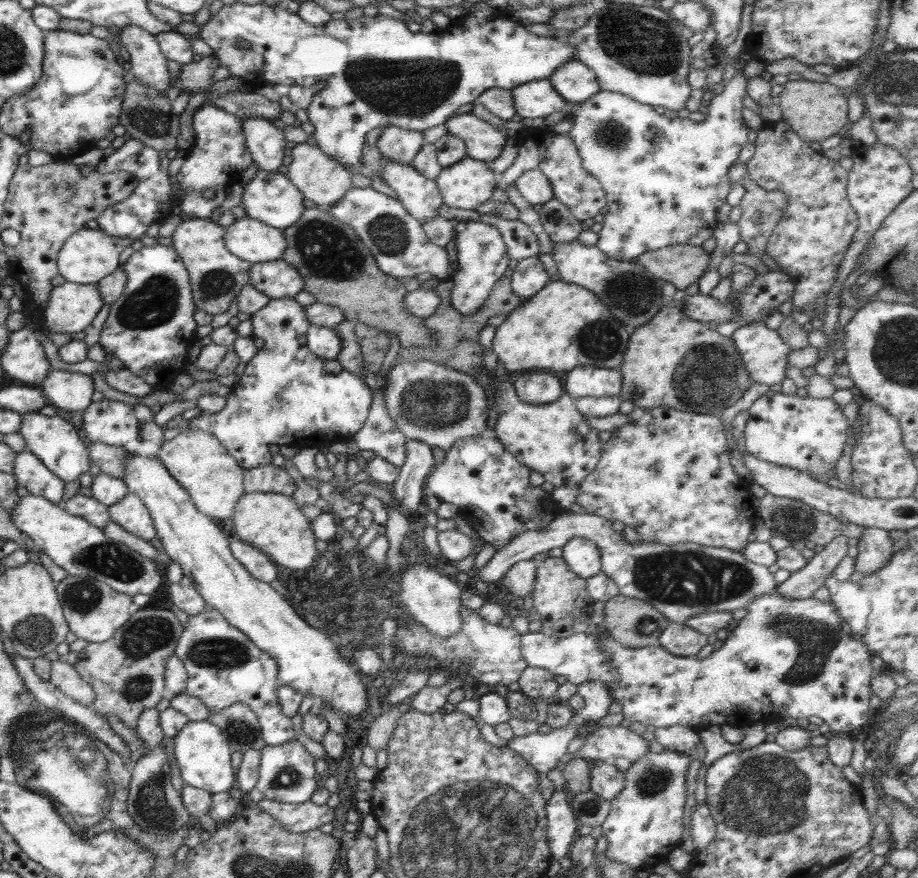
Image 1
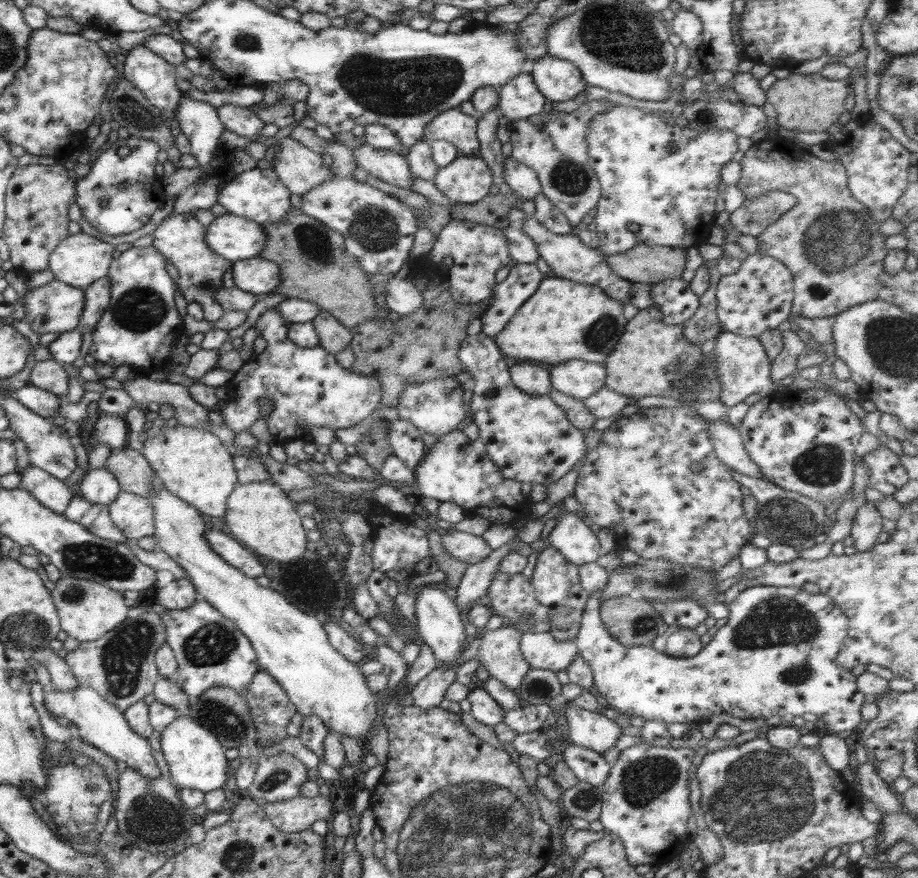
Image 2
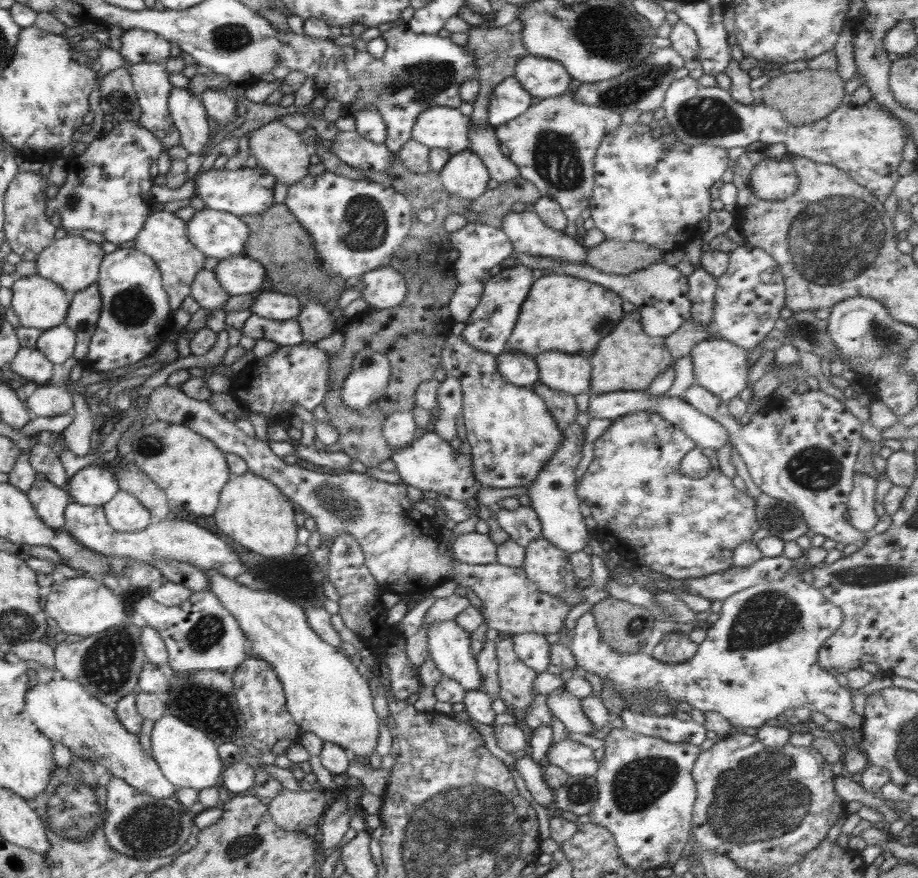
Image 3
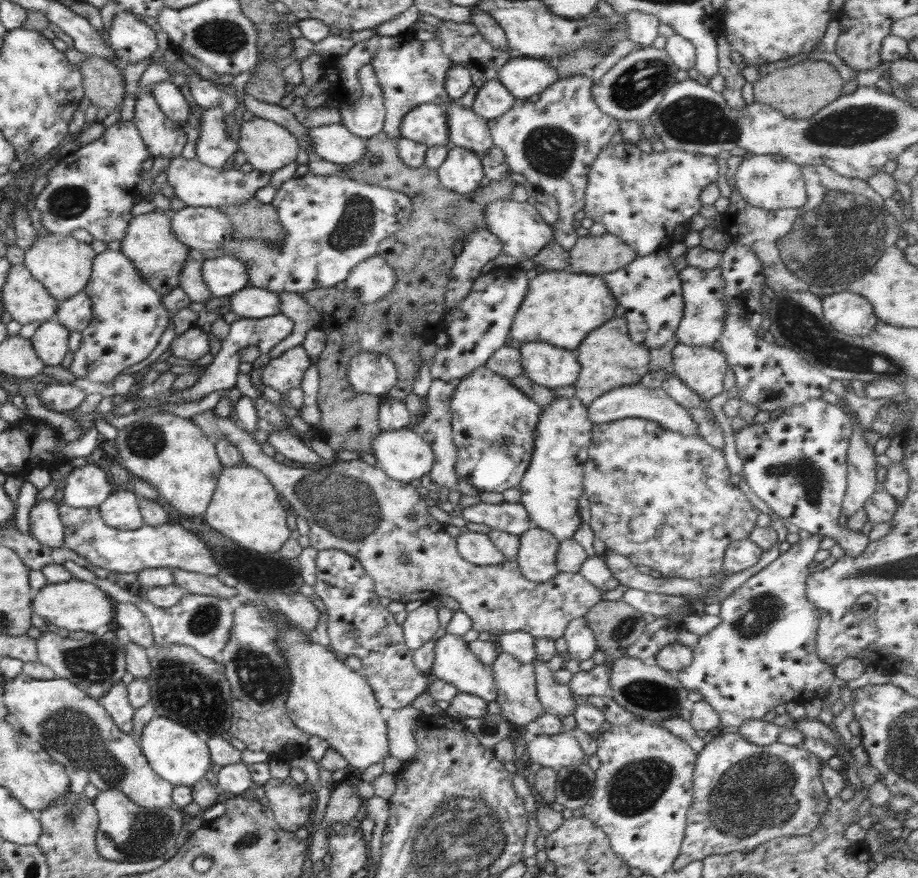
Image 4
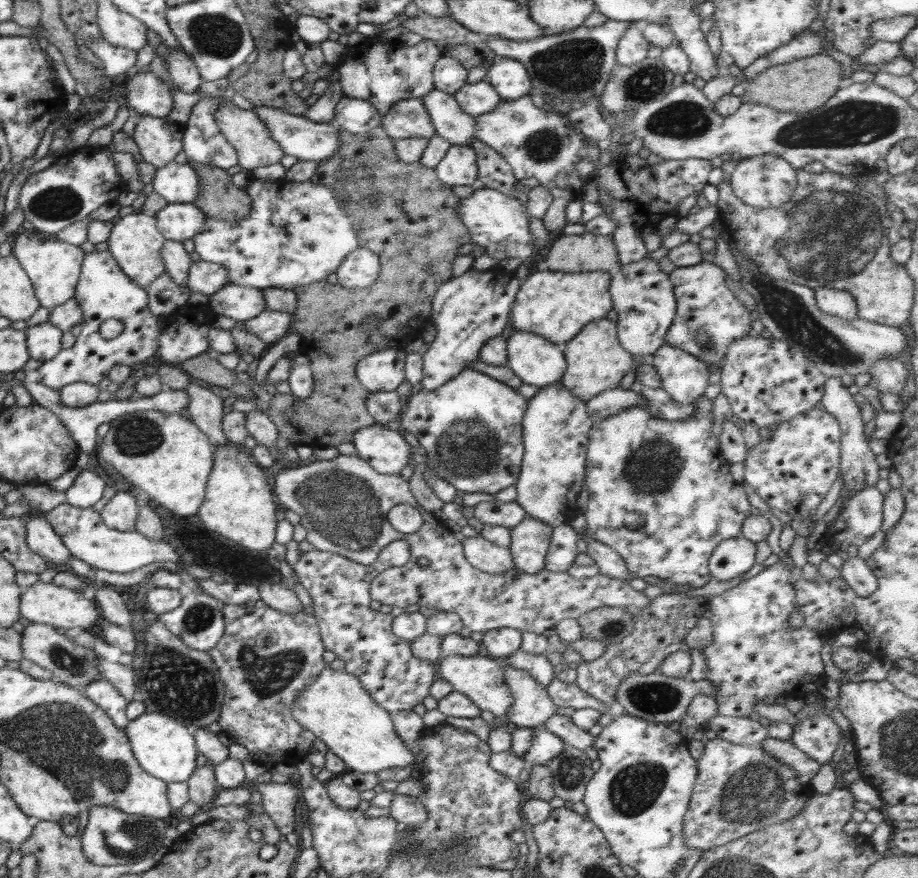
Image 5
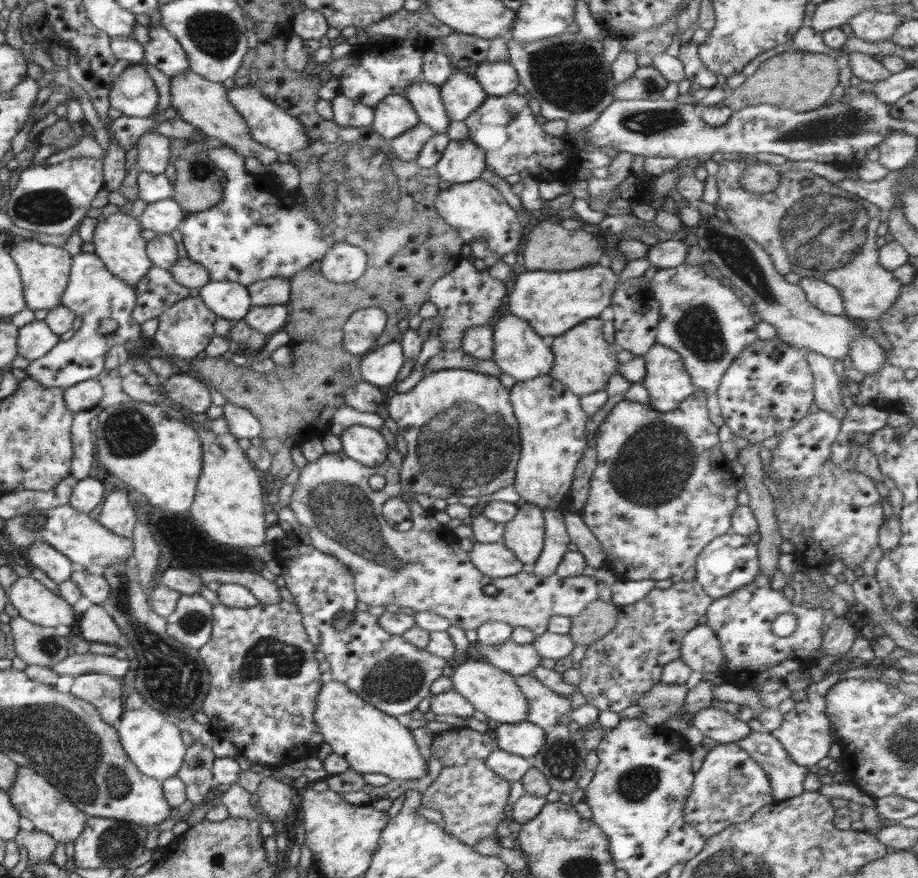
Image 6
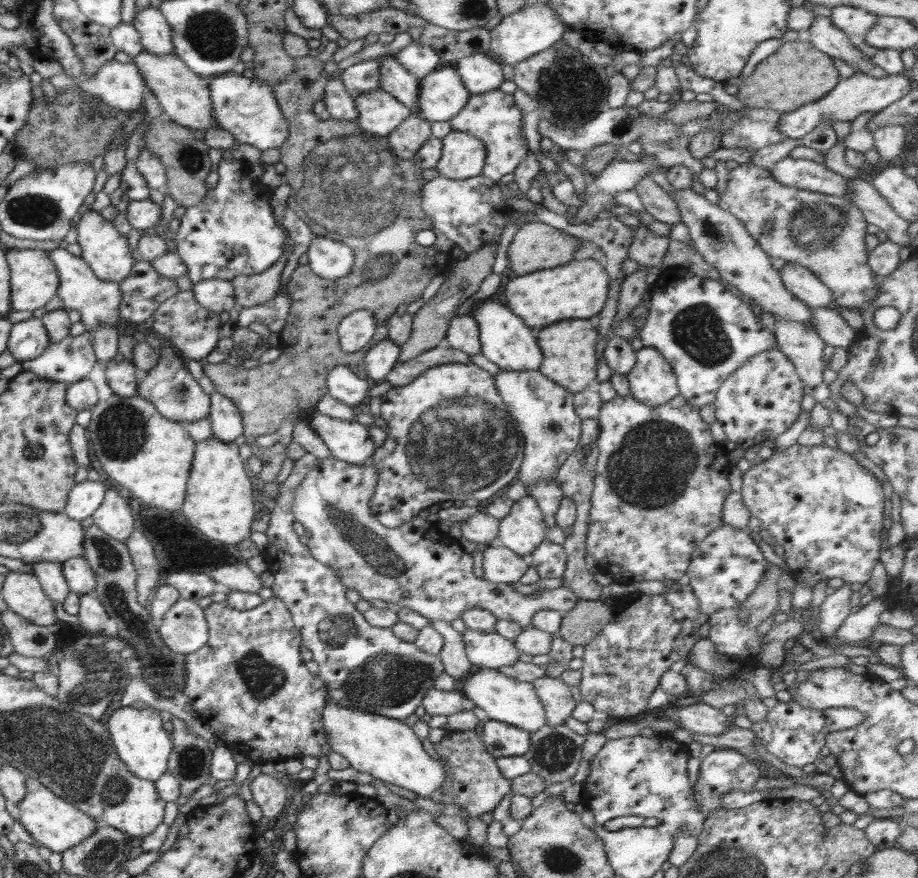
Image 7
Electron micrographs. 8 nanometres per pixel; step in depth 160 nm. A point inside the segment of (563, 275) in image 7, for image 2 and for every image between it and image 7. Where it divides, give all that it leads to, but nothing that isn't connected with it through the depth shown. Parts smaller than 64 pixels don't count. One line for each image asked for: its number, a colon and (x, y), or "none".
2: (563, 320)
3: (563, 313)
4: (561, 307)
5: (556, 305)
6: (551, 302)

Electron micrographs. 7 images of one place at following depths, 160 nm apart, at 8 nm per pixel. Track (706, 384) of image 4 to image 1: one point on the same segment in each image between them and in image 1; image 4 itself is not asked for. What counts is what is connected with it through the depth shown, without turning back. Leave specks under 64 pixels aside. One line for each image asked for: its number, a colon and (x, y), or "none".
1: (764, 353)
2: (743, 367)
3: (721, 367)

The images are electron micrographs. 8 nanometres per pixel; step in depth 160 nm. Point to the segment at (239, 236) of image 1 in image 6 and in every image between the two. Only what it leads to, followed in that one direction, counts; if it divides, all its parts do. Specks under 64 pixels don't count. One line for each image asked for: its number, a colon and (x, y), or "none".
2: (234, 238)
3: (218, 234)
4: (204, 228)
5: (178, 221)
6: (163, 216)

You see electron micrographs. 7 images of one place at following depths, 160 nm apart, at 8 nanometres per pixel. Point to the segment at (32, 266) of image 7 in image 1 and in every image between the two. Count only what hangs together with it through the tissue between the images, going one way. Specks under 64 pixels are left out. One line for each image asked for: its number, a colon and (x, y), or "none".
1: (89, 255)
2: (80, 259)
3: (72, 262)
4: (63, 264)
5: (54, 266)
6: (44, 268)

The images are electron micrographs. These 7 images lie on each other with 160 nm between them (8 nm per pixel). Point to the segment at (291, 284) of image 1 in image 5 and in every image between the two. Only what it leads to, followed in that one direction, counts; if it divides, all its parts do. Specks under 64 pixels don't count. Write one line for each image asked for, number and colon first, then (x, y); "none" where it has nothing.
2: (257, 275)
3: (240, 274)
4: (224, 276)
5: (207, 278)

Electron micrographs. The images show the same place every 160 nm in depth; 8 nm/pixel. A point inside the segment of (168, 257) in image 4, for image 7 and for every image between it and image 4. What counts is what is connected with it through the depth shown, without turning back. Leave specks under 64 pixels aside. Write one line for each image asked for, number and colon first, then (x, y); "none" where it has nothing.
5: (135, 242)
6: (118, 243)
7: (106, 252)

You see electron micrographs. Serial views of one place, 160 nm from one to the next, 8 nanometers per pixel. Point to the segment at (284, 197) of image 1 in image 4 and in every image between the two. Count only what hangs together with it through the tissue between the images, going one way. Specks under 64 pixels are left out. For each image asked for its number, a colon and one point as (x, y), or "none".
2: (257, 194)
3: (246, 191)
4: (196, 184)

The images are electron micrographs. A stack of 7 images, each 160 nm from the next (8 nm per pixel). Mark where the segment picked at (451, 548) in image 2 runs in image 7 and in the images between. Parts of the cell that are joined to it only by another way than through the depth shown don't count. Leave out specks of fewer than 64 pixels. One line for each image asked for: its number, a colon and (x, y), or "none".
3: (473, 548)
4: (476, 548)
5: (482, 554)
6: (495, 560)
7: (500, 564)

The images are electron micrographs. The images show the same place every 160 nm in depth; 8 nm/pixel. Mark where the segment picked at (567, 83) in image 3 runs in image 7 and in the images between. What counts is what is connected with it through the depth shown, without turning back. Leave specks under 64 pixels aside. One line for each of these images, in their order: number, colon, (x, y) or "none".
4: (523, 76)
5: (510, 79)
6: (497, 78)
7: (479, 73)

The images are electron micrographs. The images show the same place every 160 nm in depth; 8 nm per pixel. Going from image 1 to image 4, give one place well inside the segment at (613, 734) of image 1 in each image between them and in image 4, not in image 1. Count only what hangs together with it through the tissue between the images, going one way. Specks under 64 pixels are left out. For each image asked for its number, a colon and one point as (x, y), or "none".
2: (593, 730)
3: (564, 705)
4: (557, 699)

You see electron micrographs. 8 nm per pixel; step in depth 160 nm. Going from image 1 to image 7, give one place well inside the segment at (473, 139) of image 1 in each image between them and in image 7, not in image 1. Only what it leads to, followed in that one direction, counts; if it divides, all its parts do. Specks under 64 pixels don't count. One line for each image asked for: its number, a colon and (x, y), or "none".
2: (460, 129)
3: (441, 127)
4: (427, 123)
5: (407, 118)
6: (393, 115)
7: (379, 112)

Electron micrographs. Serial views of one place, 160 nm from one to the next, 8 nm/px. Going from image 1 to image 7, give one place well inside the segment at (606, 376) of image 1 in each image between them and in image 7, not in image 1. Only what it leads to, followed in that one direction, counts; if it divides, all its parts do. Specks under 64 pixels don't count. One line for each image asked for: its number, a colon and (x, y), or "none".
2: (579, 379)
3: (569, 373)
4: (550, 366)
5: (534, 359)
6: (518, 350)
7: (506, 340)

